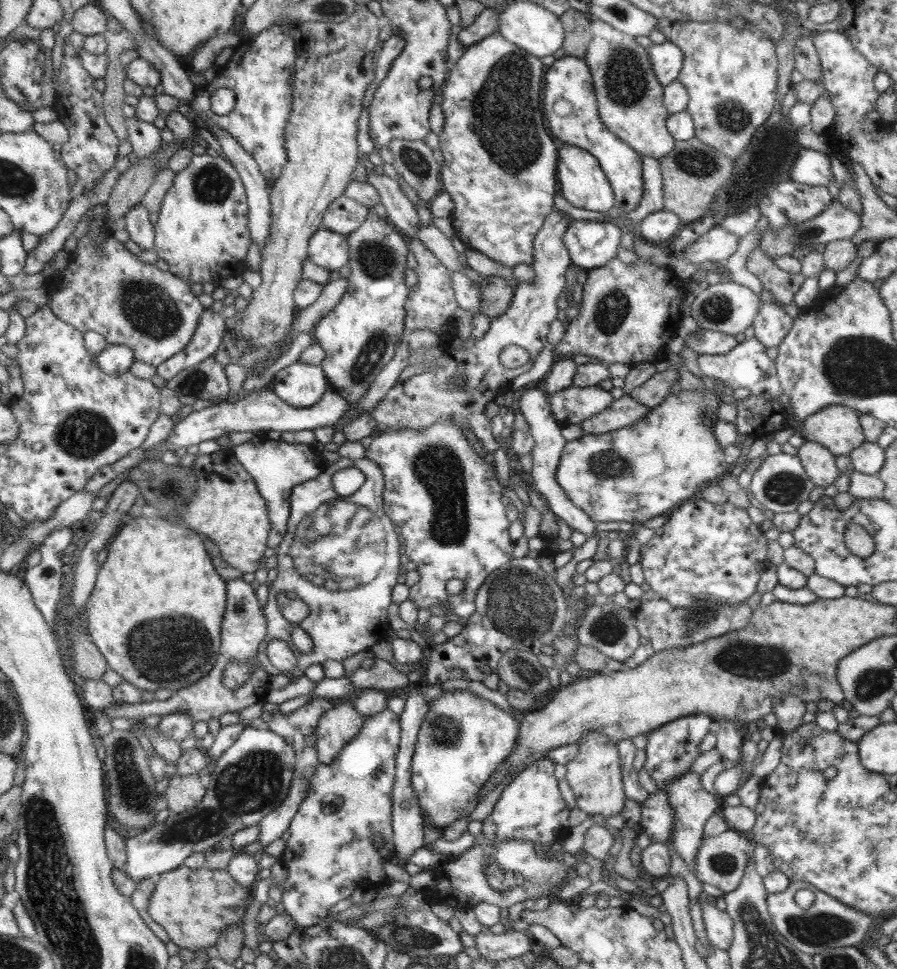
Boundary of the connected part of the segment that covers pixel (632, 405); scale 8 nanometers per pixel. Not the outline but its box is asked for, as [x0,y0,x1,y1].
[580,394,651,435]

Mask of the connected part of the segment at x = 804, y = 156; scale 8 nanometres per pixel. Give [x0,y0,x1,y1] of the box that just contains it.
[790,147,833,187]

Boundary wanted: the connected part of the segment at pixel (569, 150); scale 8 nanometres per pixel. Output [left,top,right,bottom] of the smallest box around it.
[557,145,615,212]

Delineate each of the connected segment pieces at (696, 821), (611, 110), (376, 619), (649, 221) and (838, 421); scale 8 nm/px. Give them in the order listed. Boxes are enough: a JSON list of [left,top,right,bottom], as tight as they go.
[[665,770,719,874],[583,19,676,160],[255,456,401,677],[639,209,683,244],[801,405,864,456]]

